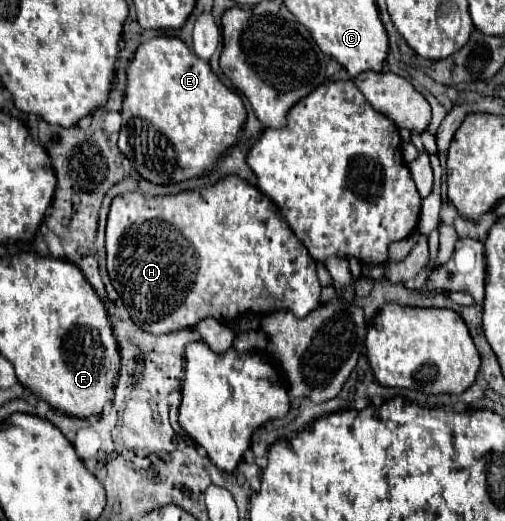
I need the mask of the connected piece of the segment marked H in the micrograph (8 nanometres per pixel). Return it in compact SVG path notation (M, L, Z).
M235 174L221 178L211 186L179 194L119 194L111 202L105 238L111 284L121 296L133 322L151 334L193 328L207 316L231 324L233 318L245 312L265 316L269 312L289 310L297 318L305 318L319 306L321 284L317 280L315 260L295 238L281 210L257 186Z

